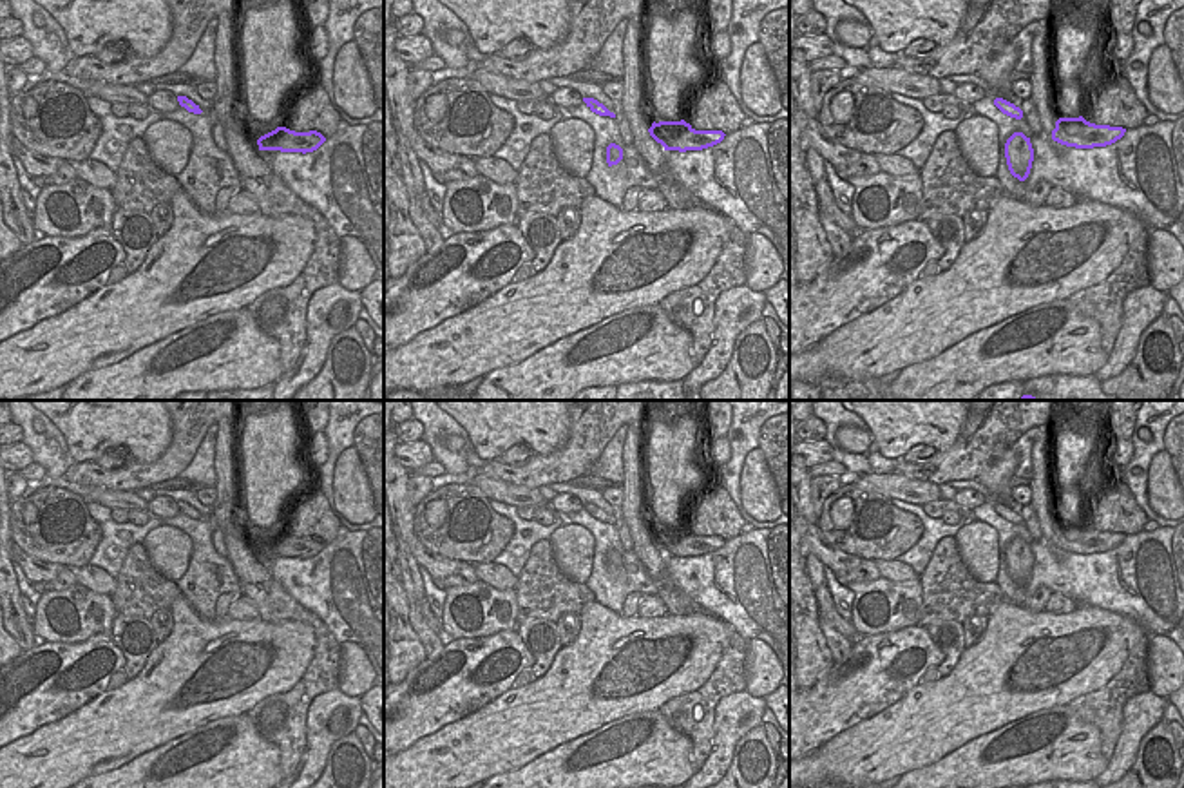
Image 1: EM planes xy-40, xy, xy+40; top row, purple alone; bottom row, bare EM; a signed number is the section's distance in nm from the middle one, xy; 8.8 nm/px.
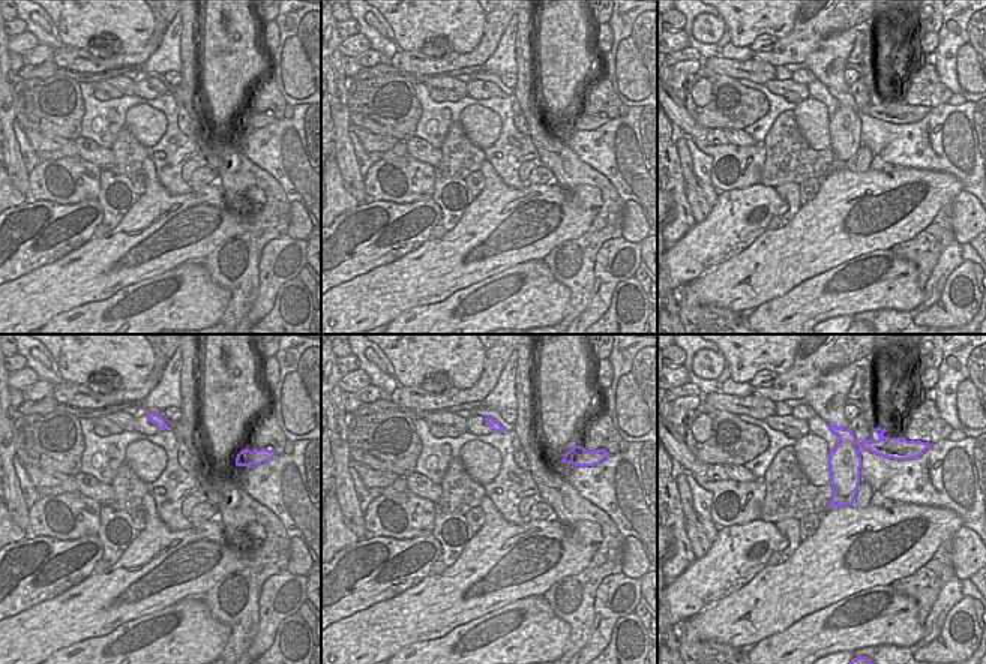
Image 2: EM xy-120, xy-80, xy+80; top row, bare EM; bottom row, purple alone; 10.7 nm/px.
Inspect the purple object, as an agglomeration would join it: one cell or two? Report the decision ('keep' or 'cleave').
keep

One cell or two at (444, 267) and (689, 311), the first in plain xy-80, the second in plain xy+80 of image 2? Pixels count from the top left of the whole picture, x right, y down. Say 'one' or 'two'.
two

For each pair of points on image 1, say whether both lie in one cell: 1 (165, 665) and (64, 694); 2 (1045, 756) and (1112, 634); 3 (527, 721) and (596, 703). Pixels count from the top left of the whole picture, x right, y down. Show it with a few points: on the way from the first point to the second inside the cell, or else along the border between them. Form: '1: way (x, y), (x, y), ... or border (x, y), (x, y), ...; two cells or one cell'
1: border (107, 689), (71, 712); two cells
2: border (1067, 703), (1045, 707), (1025, 716); two cells
3: way (544, 714), (563, 703), (580, 703); one cell

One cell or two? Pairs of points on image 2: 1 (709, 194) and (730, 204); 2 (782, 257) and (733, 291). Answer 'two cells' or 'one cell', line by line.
1: two cells
2: one cell

